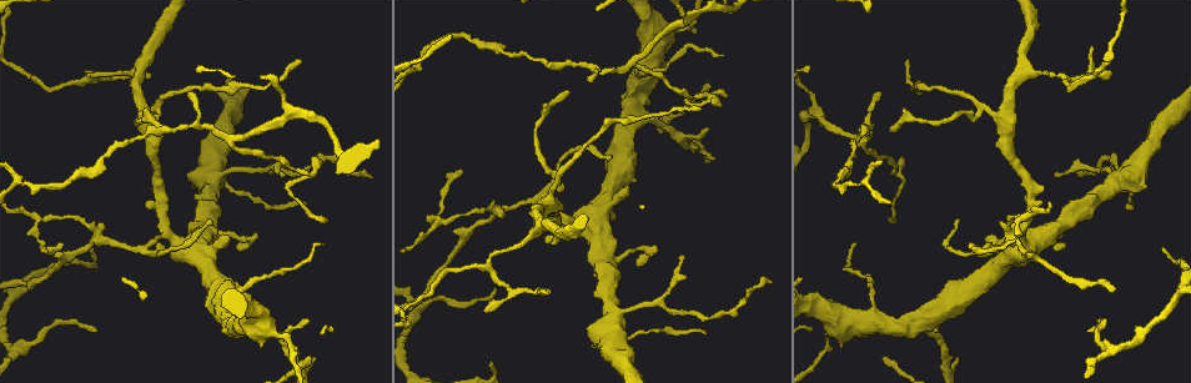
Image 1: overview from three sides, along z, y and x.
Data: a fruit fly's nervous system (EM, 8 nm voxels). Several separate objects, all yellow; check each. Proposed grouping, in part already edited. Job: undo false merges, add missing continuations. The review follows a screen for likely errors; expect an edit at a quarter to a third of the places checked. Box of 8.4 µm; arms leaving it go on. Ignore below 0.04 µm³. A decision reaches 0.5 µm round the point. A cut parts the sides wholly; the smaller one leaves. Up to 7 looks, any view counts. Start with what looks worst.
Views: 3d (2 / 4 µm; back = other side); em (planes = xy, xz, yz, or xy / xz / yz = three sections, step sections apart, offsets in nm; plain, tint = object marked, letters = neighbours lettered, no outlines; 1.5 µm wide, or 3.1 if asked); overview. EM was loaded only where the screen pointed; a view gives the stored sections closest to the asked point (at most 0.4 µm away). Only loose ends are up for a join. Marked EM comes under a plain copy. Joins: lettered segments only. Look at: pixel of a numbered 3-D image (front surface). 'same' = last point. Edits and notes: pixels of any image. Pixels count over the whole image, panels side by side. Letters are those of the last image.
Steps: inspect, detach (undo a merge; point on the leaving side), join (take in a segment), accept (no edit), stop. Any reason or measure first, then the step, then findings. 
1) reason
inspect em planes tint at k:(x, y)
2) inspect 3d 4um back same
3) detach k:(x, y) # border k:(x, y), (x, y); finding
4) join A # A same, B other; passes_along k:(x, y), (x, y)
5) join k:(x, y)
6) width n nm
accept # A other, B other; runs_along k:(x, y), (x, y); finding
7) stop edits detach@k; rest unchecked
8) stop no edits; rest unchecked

small branch off a trunk
inspect em xy step 8 tint at 1:(215, 178)

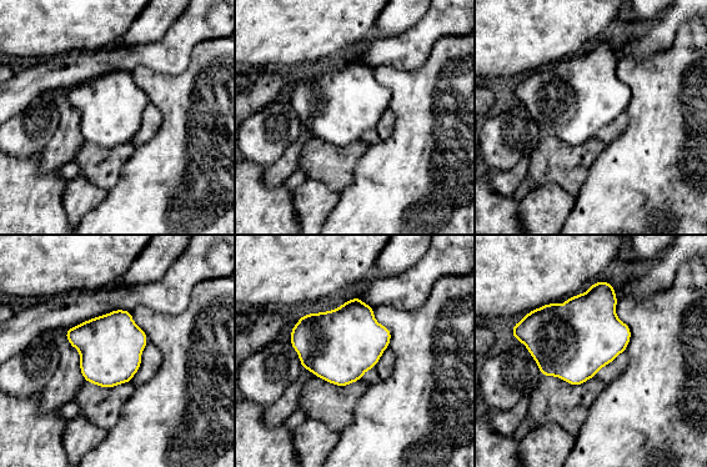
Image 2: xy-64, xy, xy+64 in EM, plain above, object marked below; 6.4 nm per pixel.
cut it another way
inspect em planes tint same

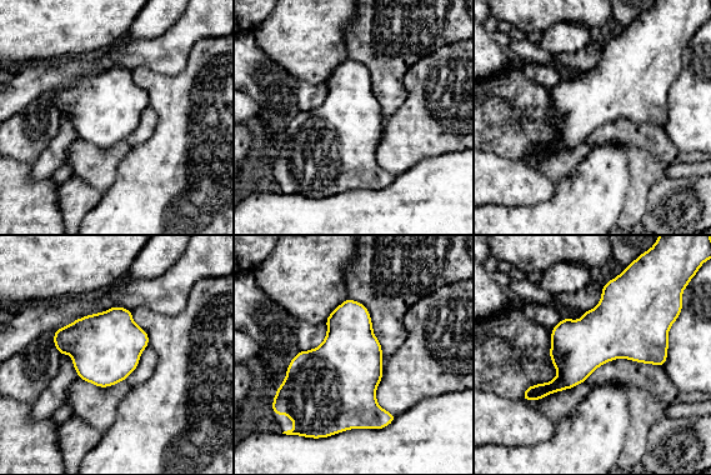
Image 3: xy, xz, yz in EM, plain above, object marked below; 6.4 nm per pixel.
inspect em planes letters same

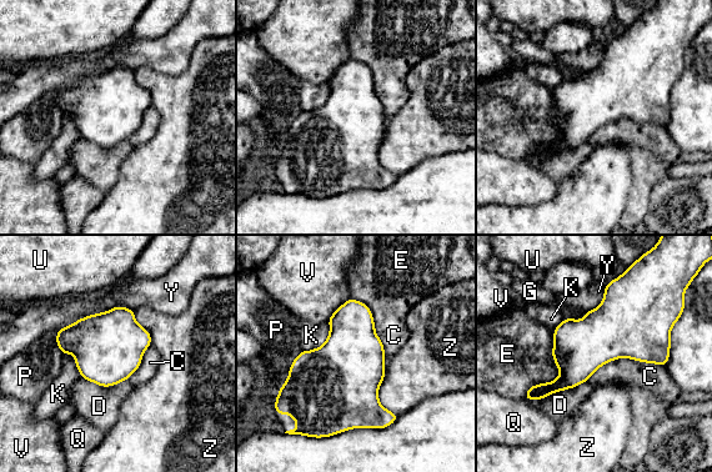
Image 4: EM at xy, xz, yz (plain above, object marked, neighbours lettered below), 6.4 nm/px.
width 360 nm
accept # C other, D other, E other, G other, K other, P other, Q other, U other, V other, Y other, Z other; border 4:(385, 370), (379, 401), (397, 416); continuous, no second cell

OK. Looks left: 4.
calibre changes
inspect em xz step 8 tint at 1:(685, 28)

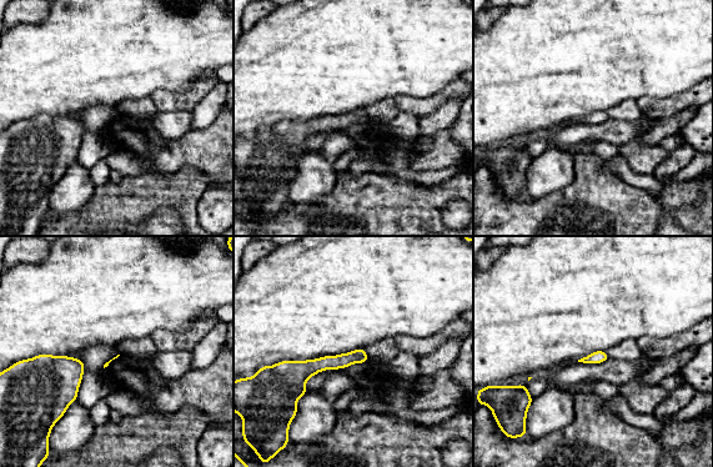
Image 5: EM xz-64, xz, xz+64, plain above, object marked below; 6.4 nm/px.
inspect em planes letters same

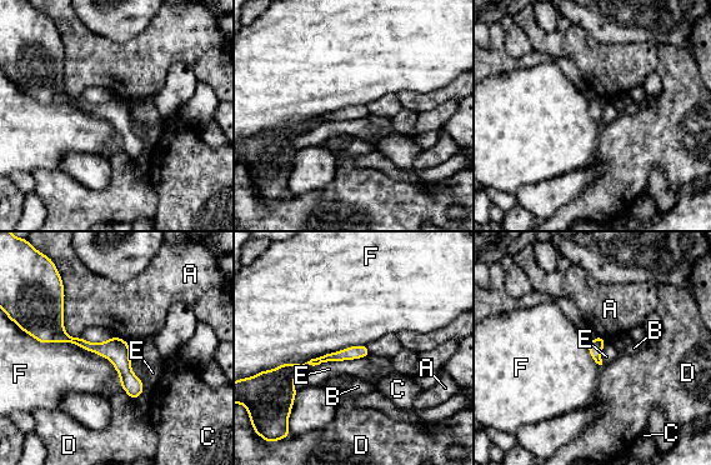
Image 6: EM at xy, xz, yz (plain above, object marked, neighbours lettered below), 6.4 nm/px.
width 90 nm
accept # A other, B other, C other, D other, E other, F other; border 6:(29, 334), (103, 355), (120, 383); all the same cell

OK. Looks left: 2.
stop no edits; rest unchecked

